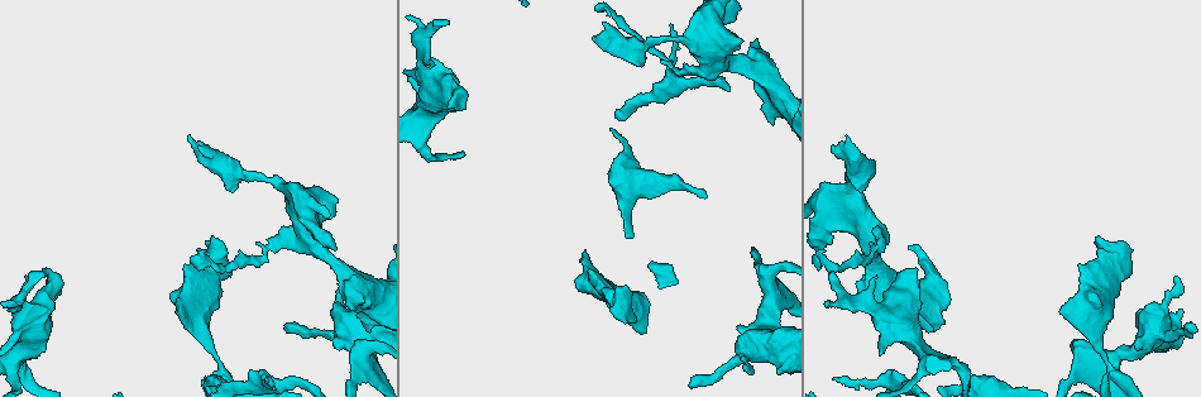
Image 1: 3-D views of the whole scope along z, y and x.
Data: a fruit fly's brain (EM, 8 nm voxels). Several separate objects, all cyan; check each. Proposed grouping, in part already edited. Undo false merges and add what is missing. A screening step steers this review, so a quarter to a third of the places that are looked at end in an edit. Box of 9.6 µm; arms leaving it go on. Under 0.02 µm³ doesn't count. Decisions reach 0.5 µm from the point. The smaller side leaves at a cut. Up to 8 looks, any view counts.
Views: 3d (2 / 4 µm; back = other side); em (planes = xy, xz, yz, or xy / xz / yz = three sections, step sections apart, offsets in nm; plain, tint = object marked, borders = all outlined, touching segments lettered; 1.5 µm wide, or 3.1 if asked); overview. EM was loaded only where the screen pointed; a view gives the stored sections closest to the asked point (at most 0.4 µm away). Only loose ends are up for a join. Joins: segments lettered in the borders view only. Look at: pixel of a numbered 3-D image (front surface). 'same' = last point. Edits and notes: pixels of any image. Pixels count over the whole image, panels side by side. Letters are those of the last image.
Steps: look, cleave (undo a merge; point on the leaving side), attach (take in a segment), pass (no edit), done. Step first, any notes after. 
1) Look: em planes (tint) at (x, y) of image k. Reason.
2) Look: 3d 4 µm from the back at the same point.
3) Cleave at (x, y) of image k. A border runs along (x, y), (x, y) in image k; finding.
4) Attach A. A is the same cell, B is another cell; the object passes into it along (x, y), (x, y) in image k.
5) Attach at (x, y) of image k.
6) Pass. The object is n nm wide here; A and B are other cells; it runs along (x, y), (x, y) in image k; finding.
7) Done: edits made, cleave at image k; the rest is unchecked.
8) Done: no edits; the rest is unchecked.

Look: 3d 2 µm at (332, 339) of image 1. Free end.

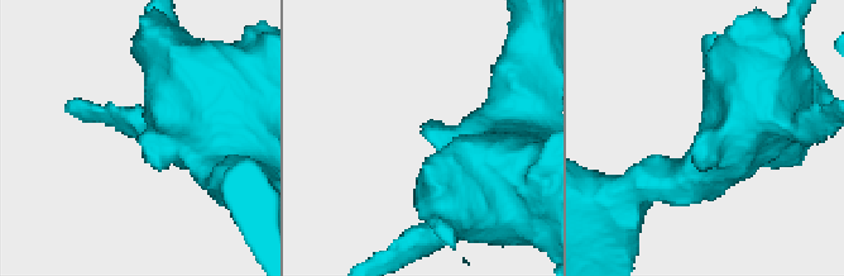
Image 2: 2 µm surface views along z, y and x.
Look: em planes (borders) at (424, 124) of image 2.

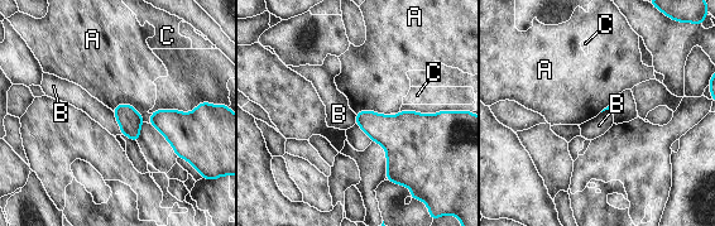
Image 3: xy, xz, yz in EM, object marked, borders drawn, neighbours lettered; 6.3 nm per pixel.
Pass. A, B and C are other cells; a border runs along (113, 110), (129, 104), (144, 121) in image 3; no lettered segment goes on from it.

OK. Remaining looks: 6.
Look: 3d 2 µm at (626, 288) of image 1. Branch stops here.

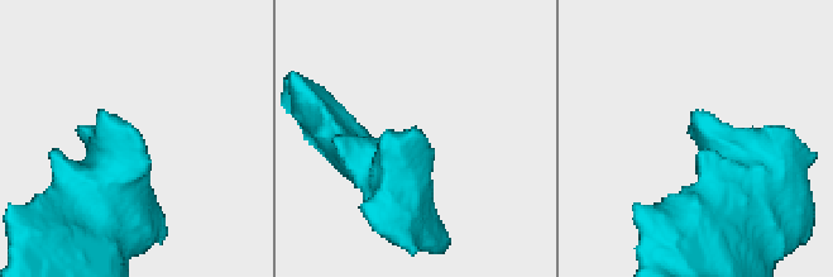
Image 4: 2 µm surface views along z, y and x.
Look: em 3.1 µm planes (borders) at (689, 125) of image 4. Now the EM.

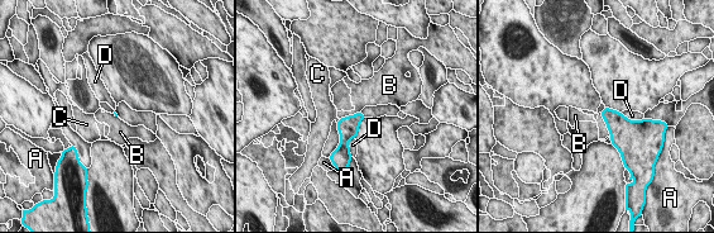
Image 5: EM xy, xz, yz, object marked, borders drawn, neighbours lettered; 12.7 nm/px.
Pass. A, B, C and D are other cells; no lettered segment goes on from it.

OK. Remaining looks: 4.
Look: 3d 2 µm at (832, 278) of image 1. Branch stops here.

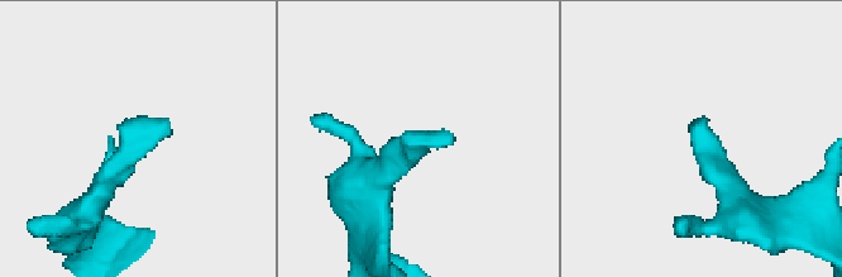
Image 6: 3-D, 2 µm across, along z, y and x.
Look: em xy step 4 (borders) at (171, 131) of image 6.

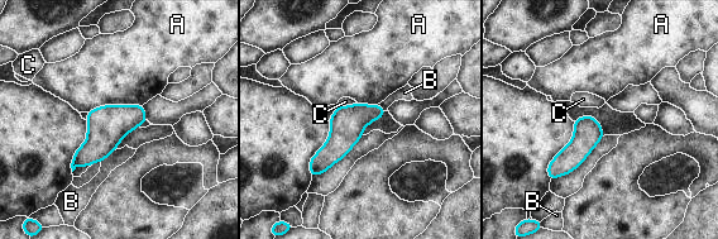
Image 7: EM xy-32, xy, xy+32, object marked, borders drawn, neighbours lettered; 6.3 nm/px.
Pass. The longest contact is with A, 360 nm; A, B and C are other cells; a border runs along (114, 149), (100, 161) in image 7; no lettered segment goes on from it.

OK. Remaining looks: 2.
Done: no edits; the rest is unchecked.

